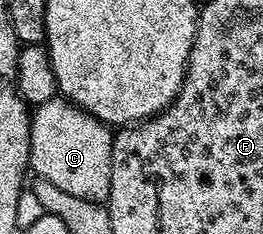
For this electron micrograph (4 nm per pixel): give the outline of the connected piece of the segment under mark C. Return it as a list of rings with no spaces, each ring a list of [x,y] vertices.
[[[55,97],[37,104],[30,117],[30,166],[35,176],[52,181],[57,188],[73,197],[83,198],[94,204],[105,204],[110,198],[112,181],[112,145],[114,136],[111,128],[96,117],[63,99]]]

